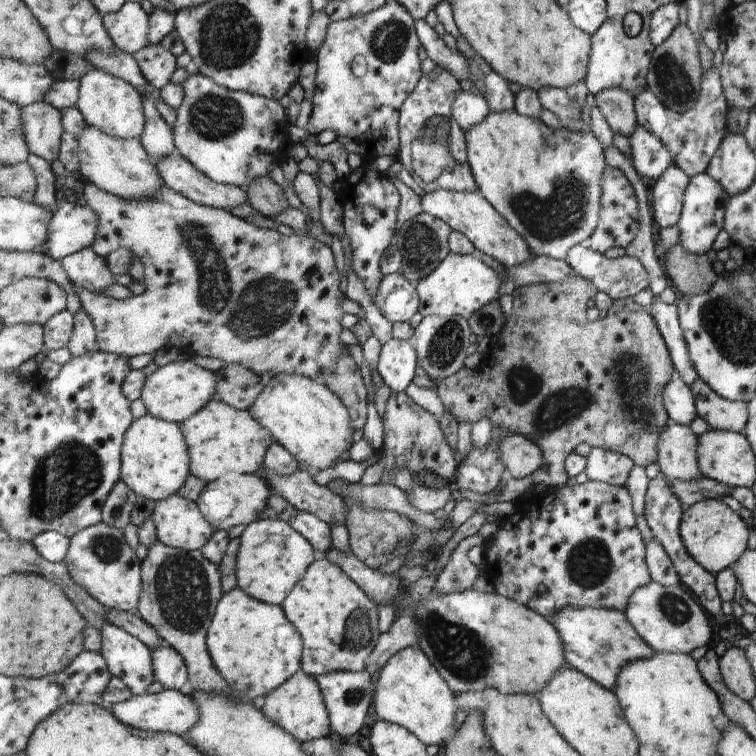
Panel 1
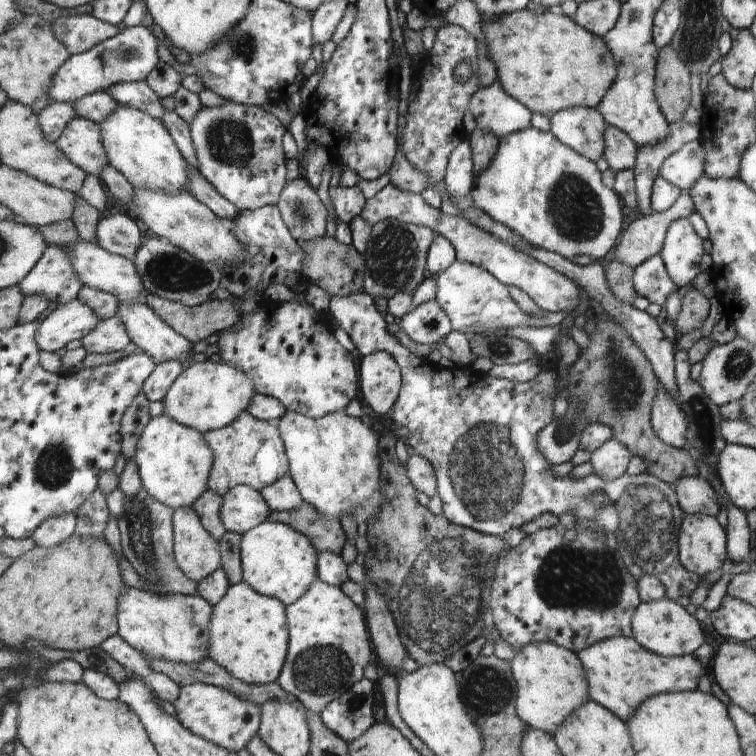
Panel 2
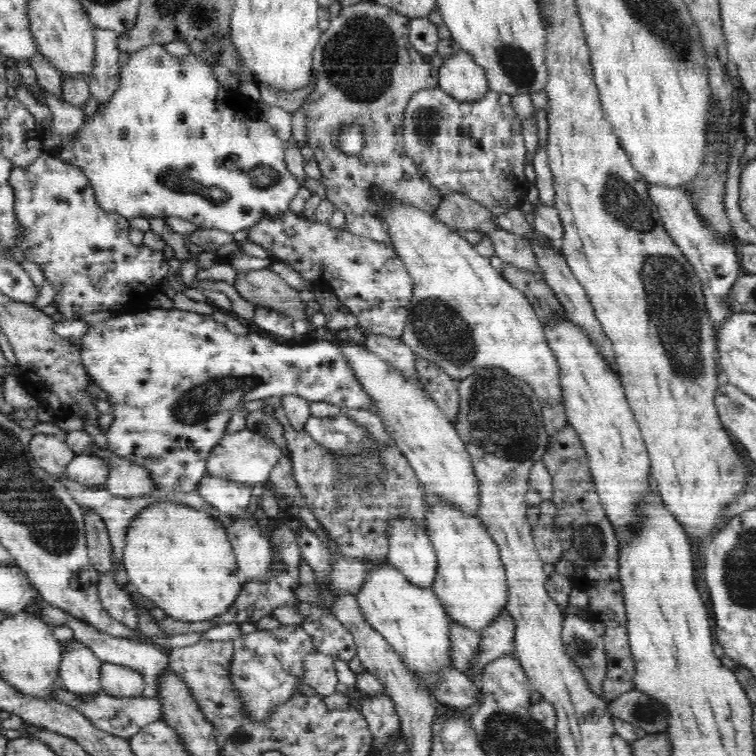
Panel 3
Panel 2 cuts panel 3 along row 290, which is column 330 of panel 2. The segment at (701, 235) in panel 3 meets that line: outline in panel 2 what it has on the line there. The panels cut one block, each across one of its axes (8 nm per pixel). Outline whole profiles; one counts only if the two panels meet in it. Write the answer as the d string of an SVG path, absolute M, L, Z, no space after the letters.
M364 677L319 715L321 721L347 743L355 741L374 723L374 688Z

